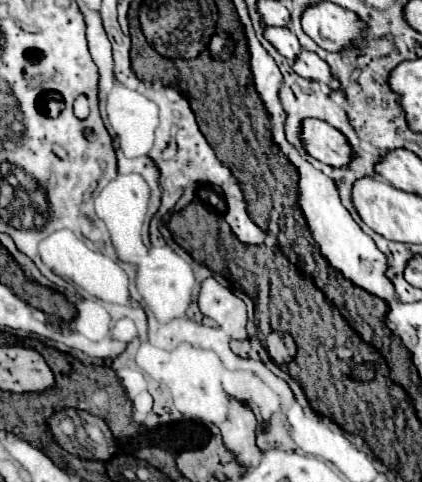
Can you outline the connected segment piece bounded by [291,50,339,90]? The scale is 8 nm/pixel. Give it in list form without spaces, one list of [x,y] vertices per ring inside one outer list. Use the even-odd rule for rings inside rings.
[[[301,50],[301,54],[293,60],[291,66],[293,66],[293,70],[295,70],[299,76],[303,76],[303,78],[309,78],[309,80],[327,84],[331,90],[337,90],[337,88],[339,88],[339,80],[333,78],[329,66],[327,66],[315,52]]]

